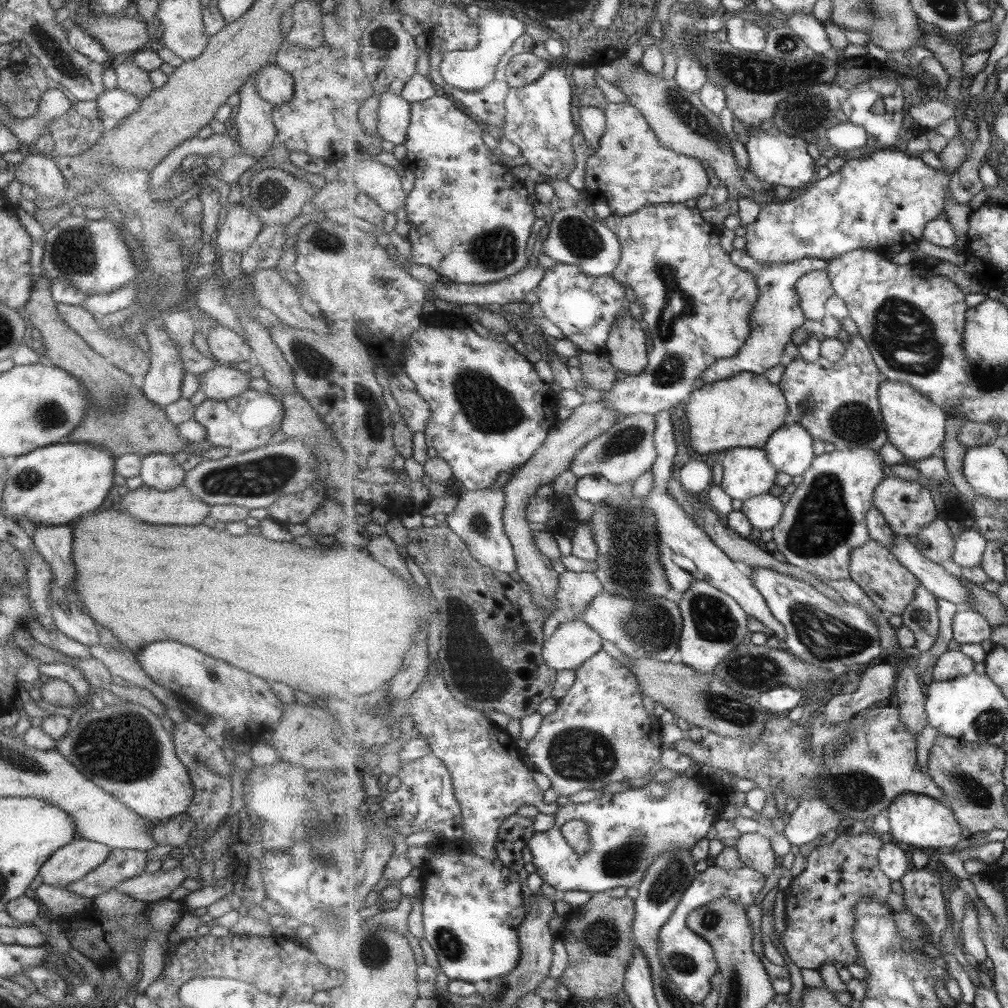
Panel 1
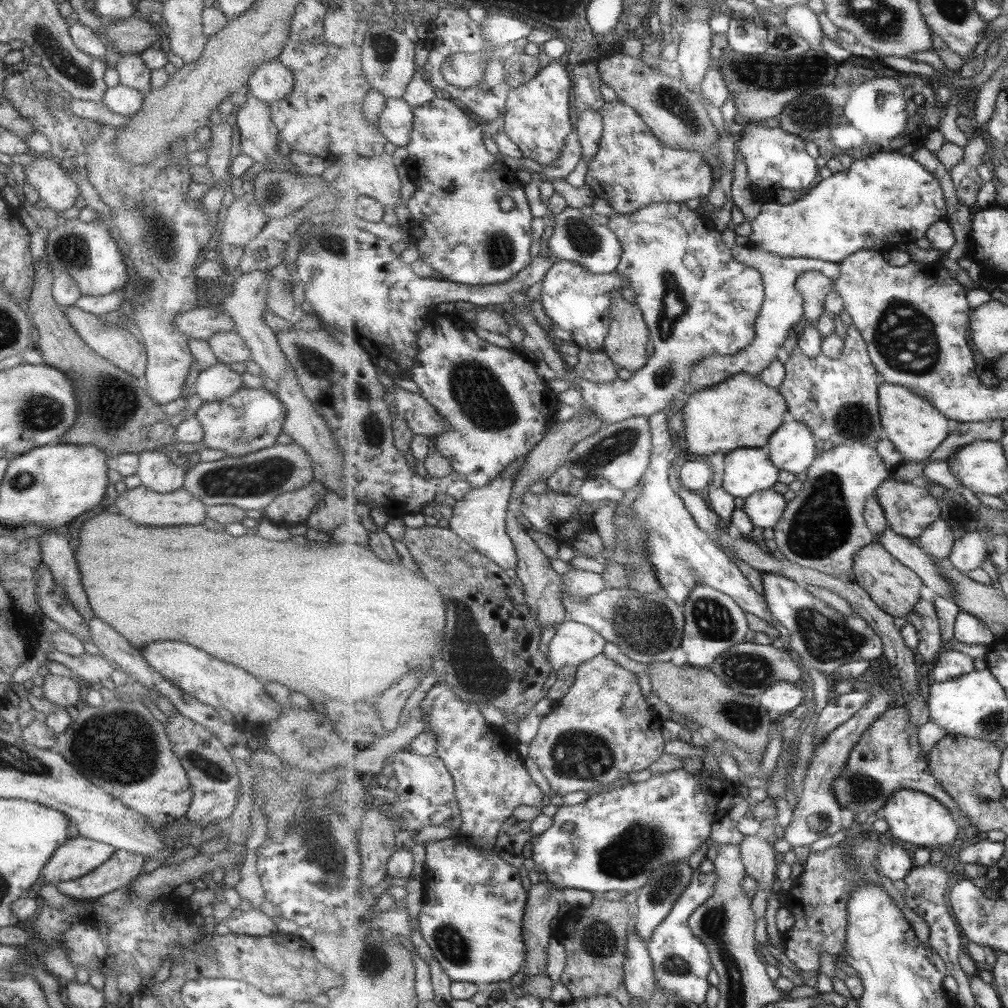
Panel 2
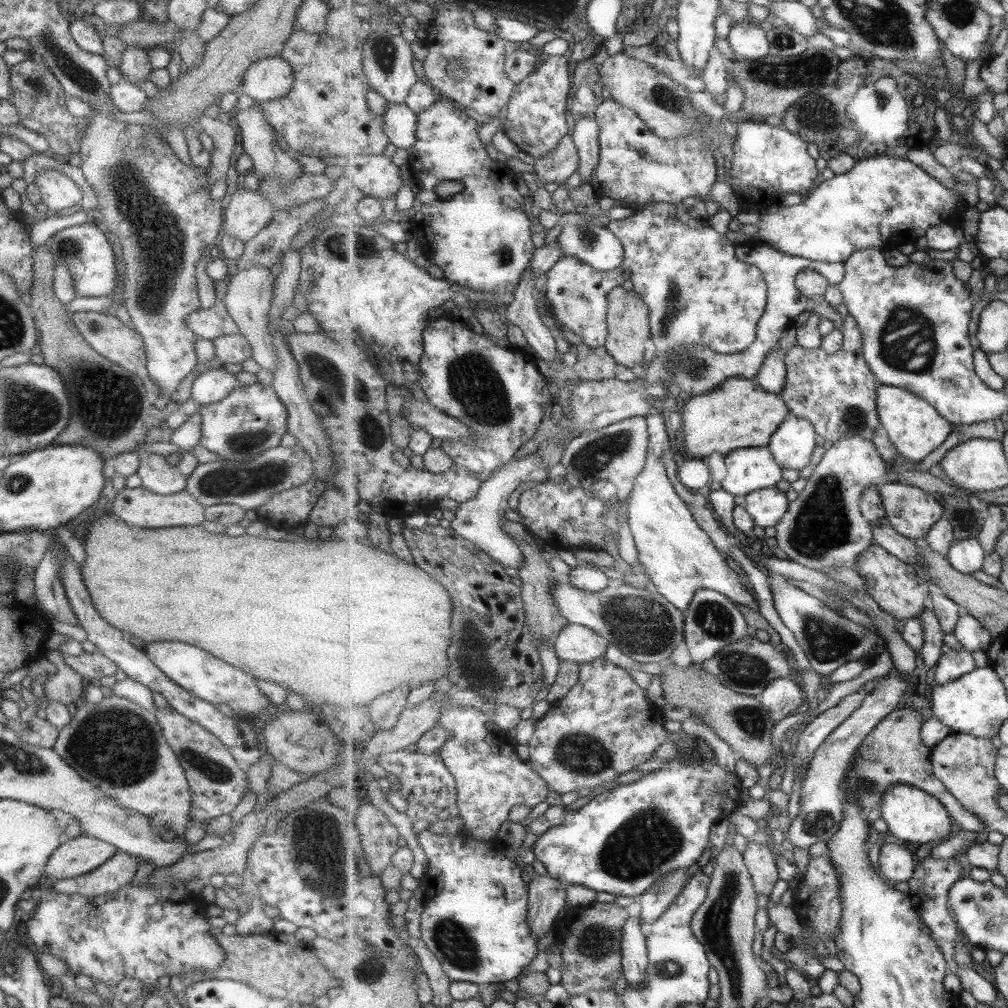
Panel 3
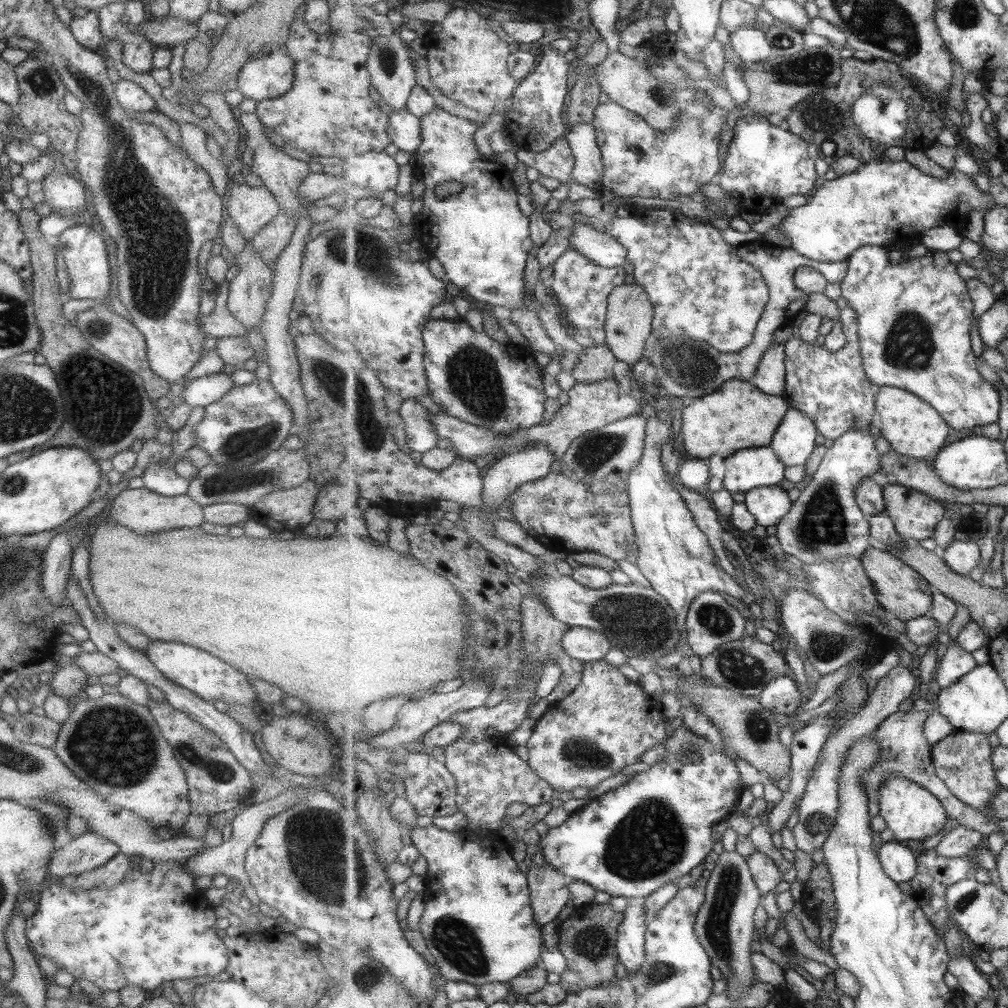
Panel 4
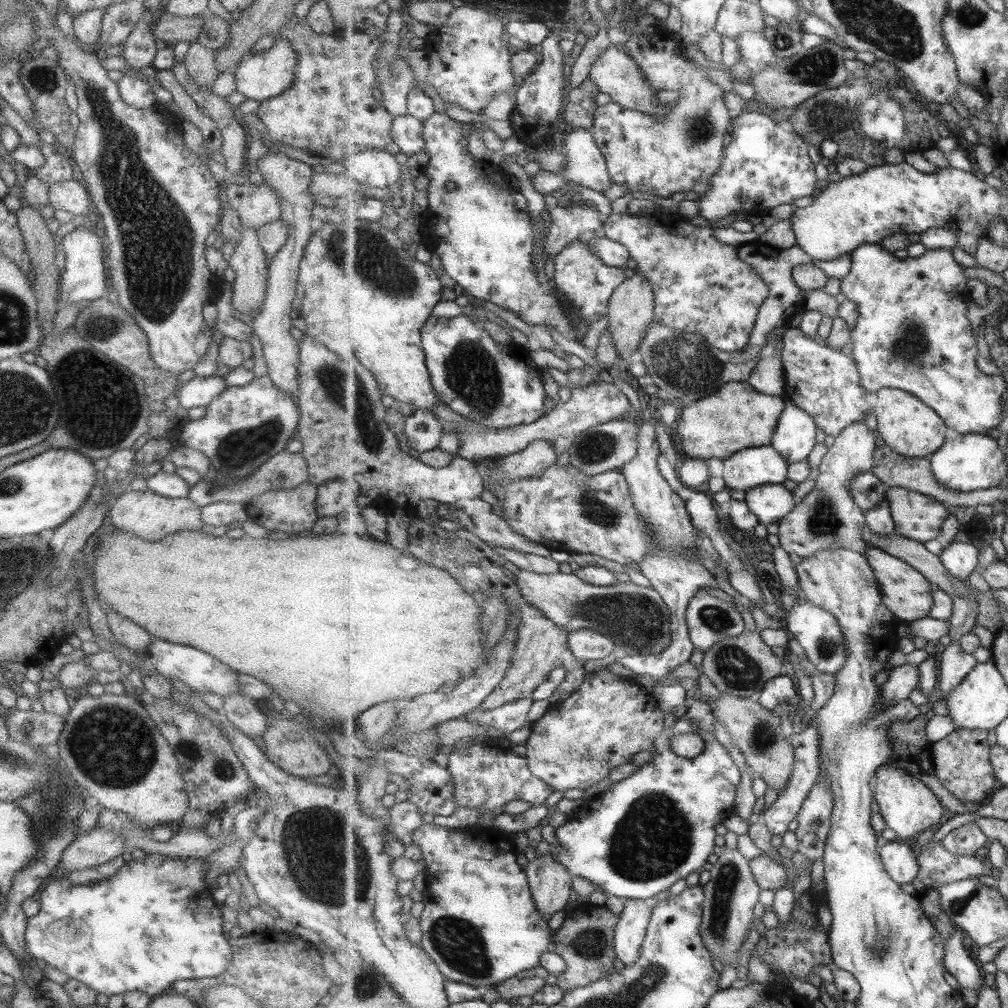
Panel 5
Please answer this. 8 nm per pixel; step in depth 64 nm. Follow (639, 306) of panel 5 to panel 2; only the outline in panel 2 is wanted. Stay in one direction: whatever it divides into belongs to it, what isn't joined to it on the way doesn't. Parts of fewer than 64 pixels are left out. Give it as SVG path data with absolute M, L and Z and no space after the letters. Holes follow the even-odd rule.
M621 291L613 294L613 312L604 351L617 363L635 373L650 360L647 358L649 327L638 304L627 302Z

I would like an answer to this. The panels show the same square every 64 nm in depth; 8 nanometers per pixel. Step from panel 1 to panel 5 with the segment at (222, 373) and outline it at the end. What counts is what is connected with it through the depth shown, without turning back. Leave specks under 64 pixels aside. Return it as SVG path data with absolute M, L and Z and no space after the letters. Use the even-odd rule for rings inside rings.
M195 375L185 382L178 393L178 406L188 410L195 407L206 407L213 398L217 397L225 388L225 380L218 375L200 377Z

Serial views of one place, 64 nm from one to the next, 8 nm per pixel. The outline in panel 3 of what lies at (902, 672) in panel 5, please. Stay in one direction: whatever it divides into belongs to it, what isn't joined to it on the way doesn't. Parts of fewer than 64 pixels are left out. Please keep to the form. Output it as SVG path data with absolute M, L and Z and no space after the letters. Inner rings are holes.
M892 670L887 676L875 682L873 690L865 695L861 706L855 710L816 750L806 779L801 784L800 809L786 833L787 840L797 848L811 848L817 842L830 841L841 829L846 802L845 793L841 784L852 766L856 750L874 732L874 729L889 716L893 710L901 707L903 696L911 692L910 682L901 675L901 672Z

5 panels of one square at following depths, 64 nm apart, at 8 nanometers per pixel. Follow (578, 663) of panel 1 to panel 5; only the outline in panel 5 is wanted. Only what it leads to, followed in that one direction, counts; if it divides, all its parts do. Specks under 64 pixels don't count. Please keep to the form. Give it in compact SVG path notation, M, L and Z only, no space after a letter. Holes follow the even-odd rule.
M577 630L569 636L569 647L579 661L599 660L618 652L615 640L599 631Z

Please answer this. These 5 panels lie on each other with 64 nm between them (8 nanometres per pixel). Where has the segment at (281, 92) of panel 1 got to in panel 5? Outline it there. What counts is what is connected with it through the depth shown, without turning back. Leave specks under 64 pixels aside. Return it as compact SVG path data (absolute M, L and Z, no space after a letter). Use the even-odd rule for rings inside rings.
M286 37L275 39L267 51L252 52L237 63L233 74L235 90L245 98L259 102L277 96L292 86L296 64L297 55Z

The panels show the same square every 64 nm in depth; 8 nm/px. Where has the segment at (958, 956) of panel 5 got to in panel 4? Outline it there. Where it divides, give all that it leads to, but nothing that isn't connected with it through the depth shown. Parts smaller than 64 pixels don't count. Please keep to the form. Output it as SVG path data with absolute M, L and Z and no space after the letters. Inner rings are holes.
M966 956L950 959L950 972L958 979L962 992L979 999L991 998L990 994L994 987L989 984L987 978L983 978L983 973L975 966L975 962Z

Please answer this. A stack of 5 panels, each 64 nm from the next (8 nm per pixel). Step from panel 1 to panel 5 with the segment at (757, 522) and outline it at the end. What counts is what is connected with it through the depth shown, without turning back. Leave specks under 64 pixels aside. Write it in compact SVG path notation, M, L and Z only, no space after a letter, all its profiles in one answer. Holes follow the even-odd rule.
M781 484L756 486L755 489L751 489L745 494L745 499L748 502L749 508L759 517L759 523L765 526L769 526L773 522L780 522L782 518L793 512L798 504L795 501L795 496L793 496L793 491Z

